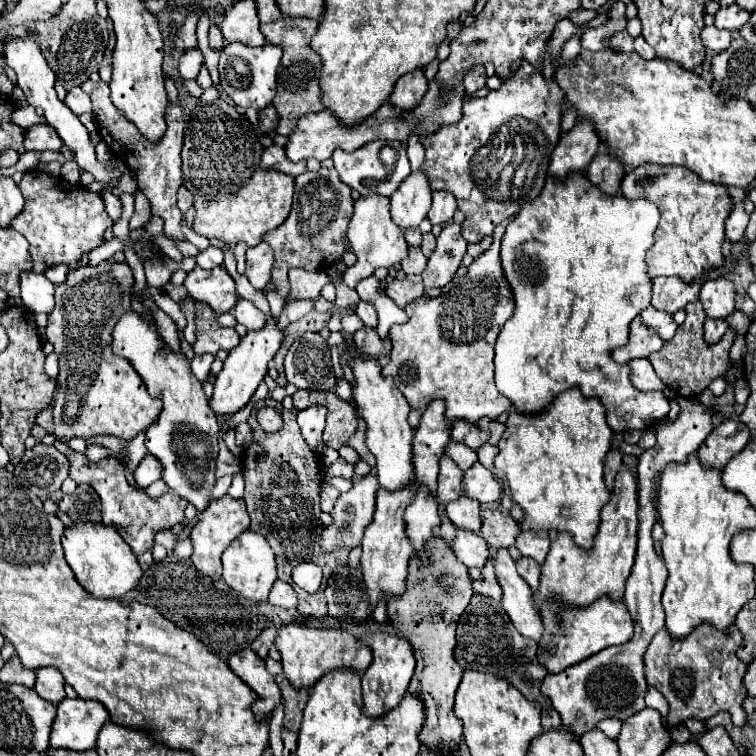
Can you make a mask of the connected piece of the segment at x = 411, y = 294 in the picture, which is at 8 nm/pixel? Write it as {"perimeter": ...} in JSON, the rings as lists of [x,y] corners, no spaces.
{"perimeter":[[[396,279],[394,283],[386,285],[386,295],[400,307],[406,307],[412,299],[418,299],[424,295],[422,281],[410,281],[410,279]]]}

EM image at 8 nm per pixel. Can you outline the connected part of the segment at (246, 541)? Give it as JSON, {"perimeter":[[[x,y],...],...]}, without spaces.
{"perimeter":[[[244,531],[244,535],[238,535],[232,545],[222,555],[224,573],[222,579],[242,597],[252,601],[268,601],[268,593],[274,585],[276,577],[276,555],[264,535],[256,535],[254,531]]]}

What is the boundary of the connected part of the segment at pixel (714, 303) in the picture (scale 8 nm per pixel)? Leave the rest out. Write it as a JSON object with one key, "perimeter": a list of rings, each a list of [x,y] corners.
{"perimeter":[[[726,277],[720,279],[708,279],[702,283],[700,289],[700,301],[704,305],[704,311],[712,319],[726,319],[736,307],[734,307],[734,283]]]}

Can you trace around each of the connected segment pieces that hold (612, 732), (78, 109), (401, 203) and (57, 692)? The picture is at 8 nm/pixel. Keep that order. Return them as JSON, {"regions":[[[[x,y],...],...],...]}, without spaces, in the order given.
{"regions":[[[[604,719],[602,723],[598,723],[598,729],[602,729],[610,739],[618,737],[620,727],[622,727],[622,721],[618,721],[618,719]]],[[[72,87],[72,89],[68,91],[64,103],[72,109],[74,115],[82,115],[82,113],[90,113],[90,111],[92,111],[90,97],[88,97],[80,87]]],[[[412,171],[390,195],[390,215],[400,229],[418,227],[432,203],[432,189],[424,171]]],[[[42,667],[42,669],[36,671],[34,691],[42,699],[58,705],[62,699],[66,699],[66,693],[64,693],[64,677],[60,675],[60,671],[56,671],[56,667]]]]}

